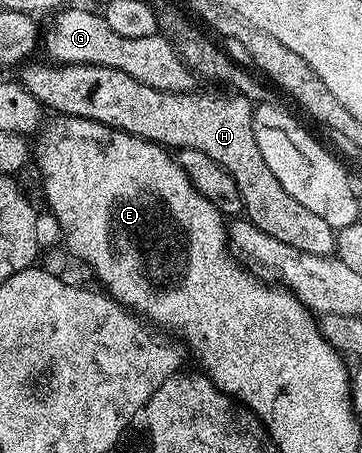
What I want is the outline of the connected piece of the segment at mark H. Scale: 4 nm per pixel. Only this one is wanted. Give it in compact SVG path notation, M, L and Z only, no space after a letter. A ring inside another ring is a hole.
M31 64L22 66L21 85L32 93L40 106L48 105L56 109L56 114L65 117L105 123L110 129L120 129L146 141L154 141L171 151L205 151L209 159L233 175L237 191L241 191L246 220L265 231L265 235L273 235L273 239L281 239L281 243L309 255L329 257L335 253L336 230L331 229L325 219L313 215L313 211L301 207L301 203L285 192L281 183L277 183L273 171L265 167L265 159L261 159L261 150L253 137L253 104L249 99L238 95L214 97L211 93L200 91L157 91L153 87L145 87L145 83L137 83L133 75L125 75L125 71L111 67Z

